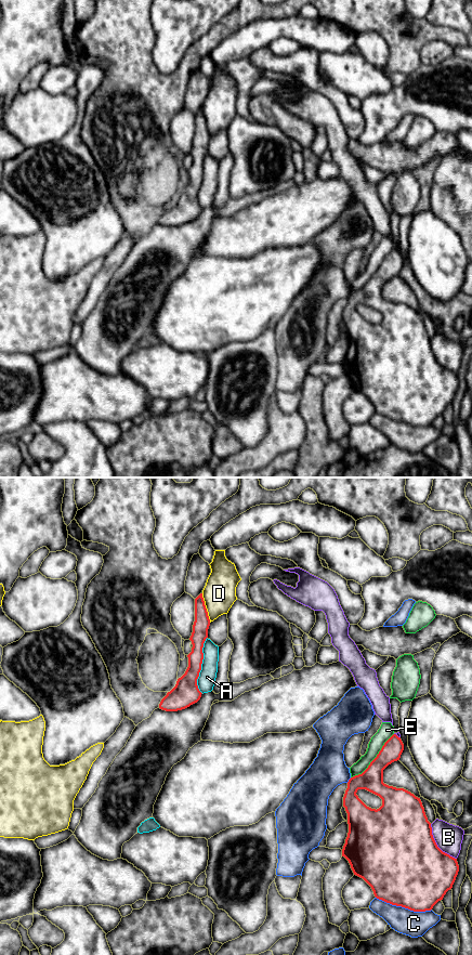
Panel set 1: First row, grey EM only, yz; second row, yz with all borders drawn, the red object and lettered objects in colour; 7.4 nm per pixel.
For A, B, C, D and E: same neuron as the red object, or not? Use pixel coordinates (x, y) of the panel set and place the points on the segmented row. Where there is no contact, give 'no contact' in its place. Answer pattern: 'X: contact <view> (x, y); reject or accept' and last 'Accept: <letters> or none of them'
A: contact yz (200, 665); reject
B: contact yz (436, 845); reject
C: contact yz (404, 906); reject
D: contact yz (205, 607); reject
E: contact yz (375, 758); accept
Accept: E

